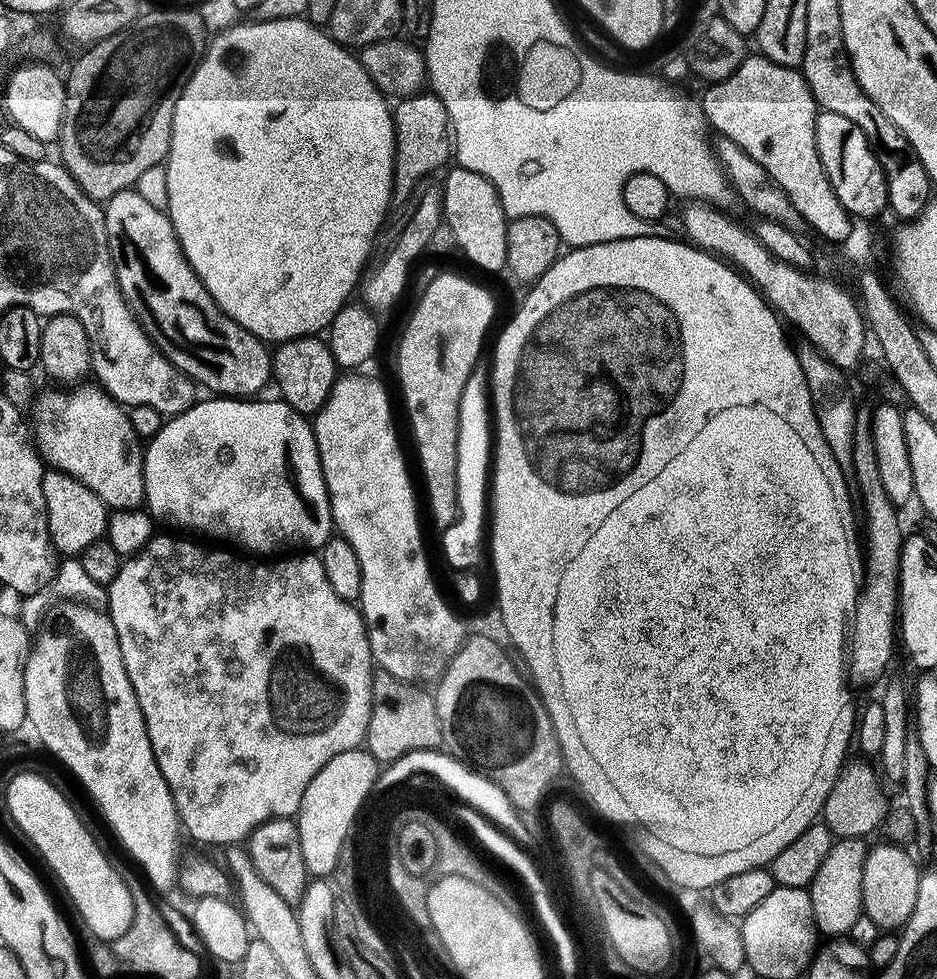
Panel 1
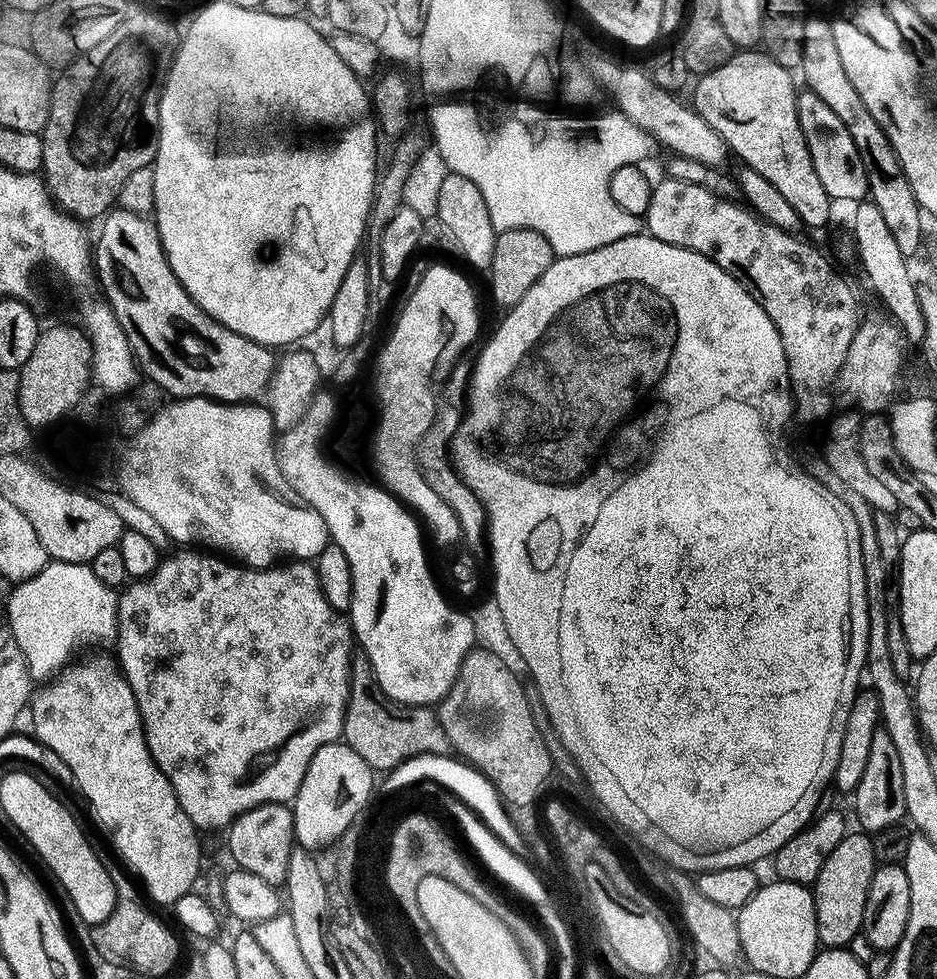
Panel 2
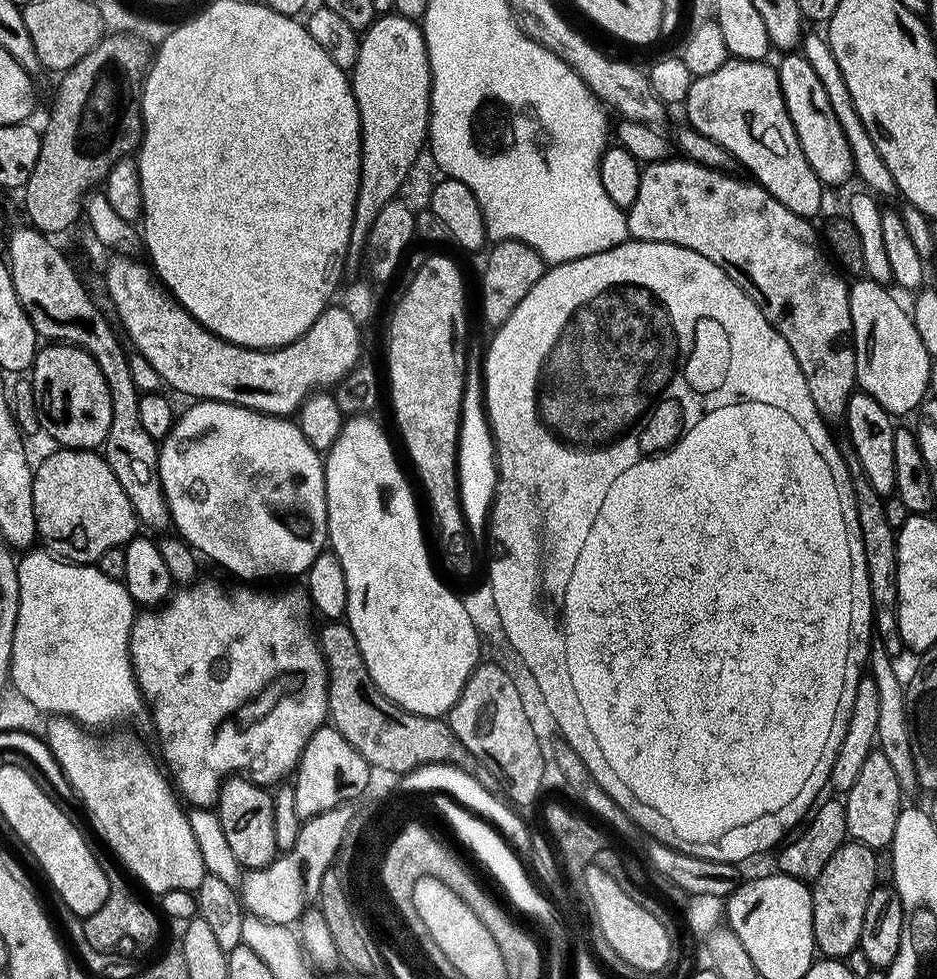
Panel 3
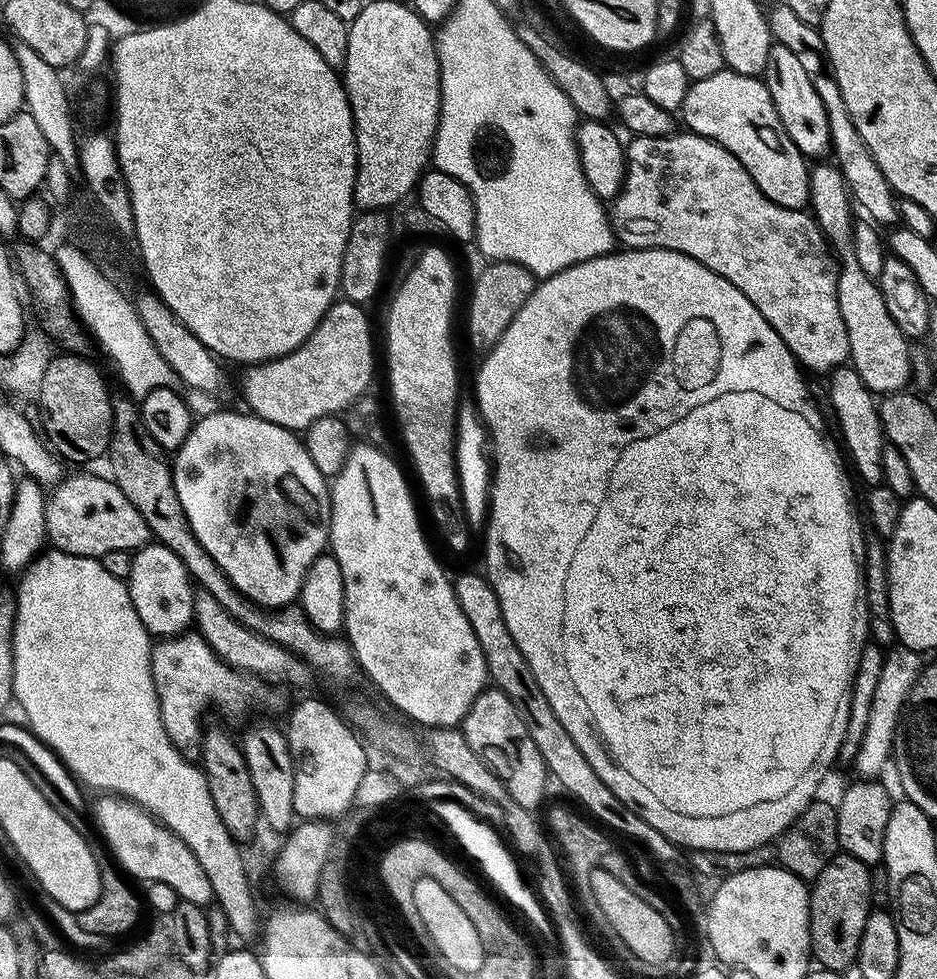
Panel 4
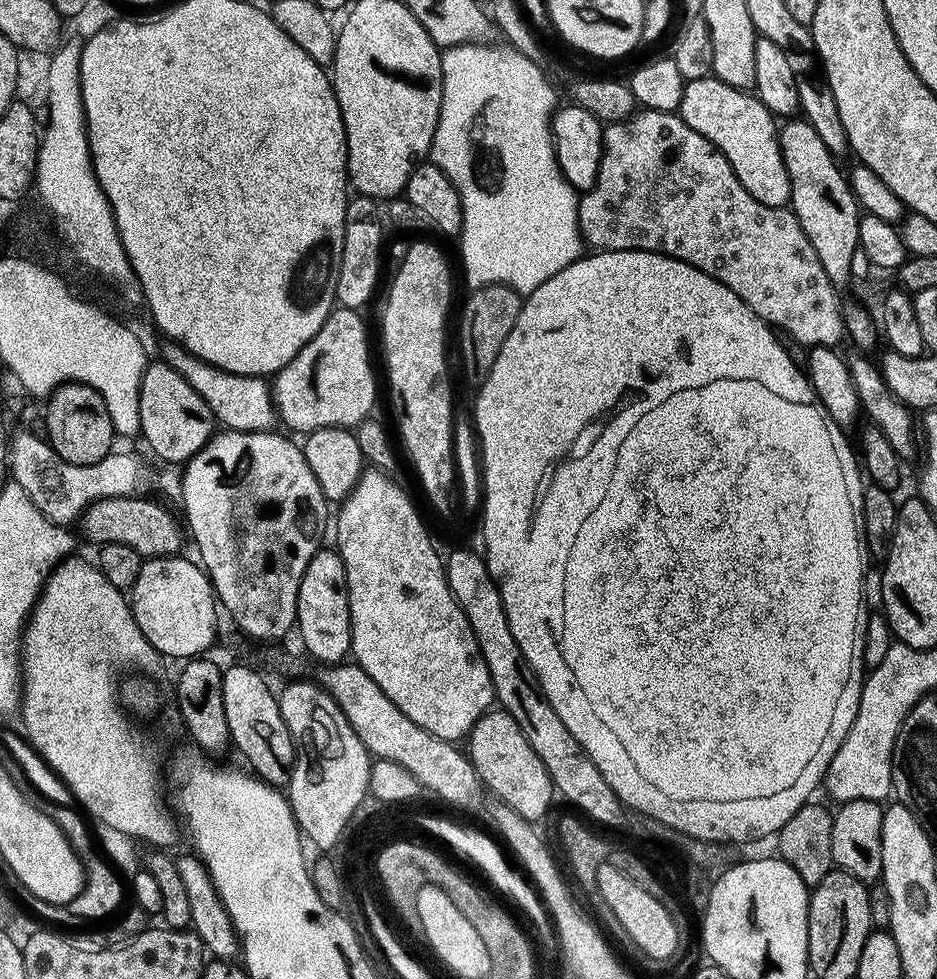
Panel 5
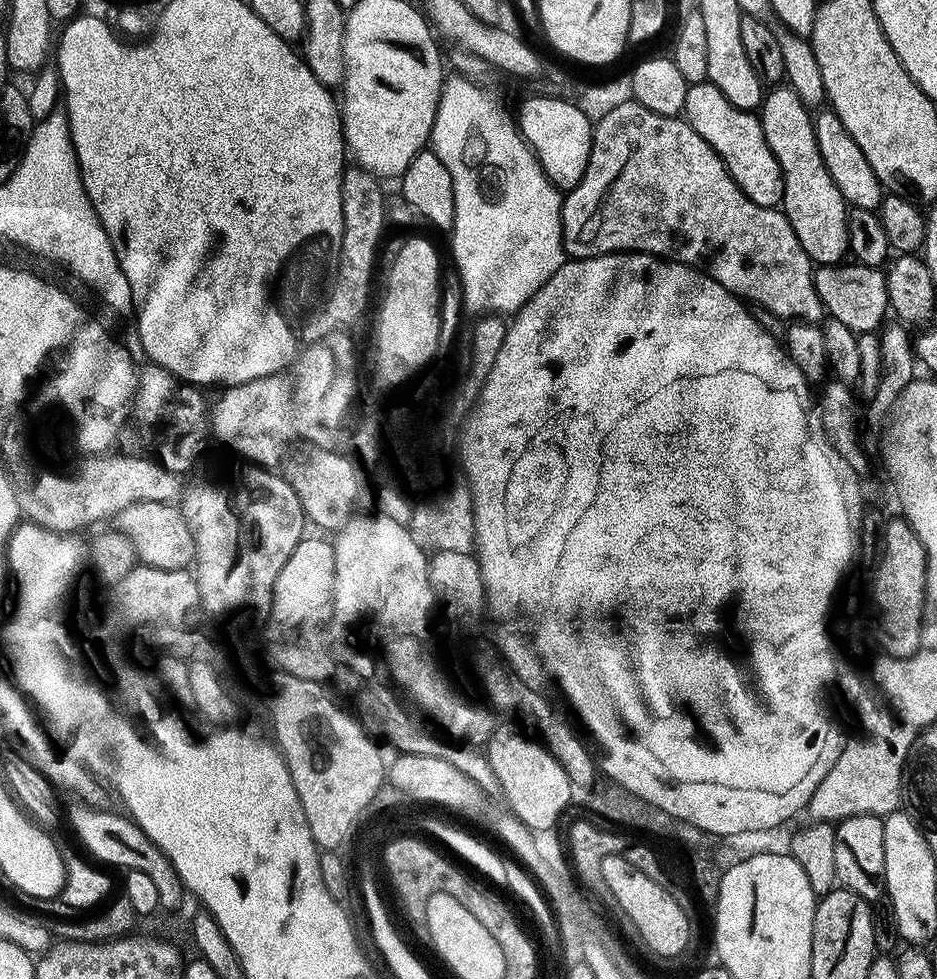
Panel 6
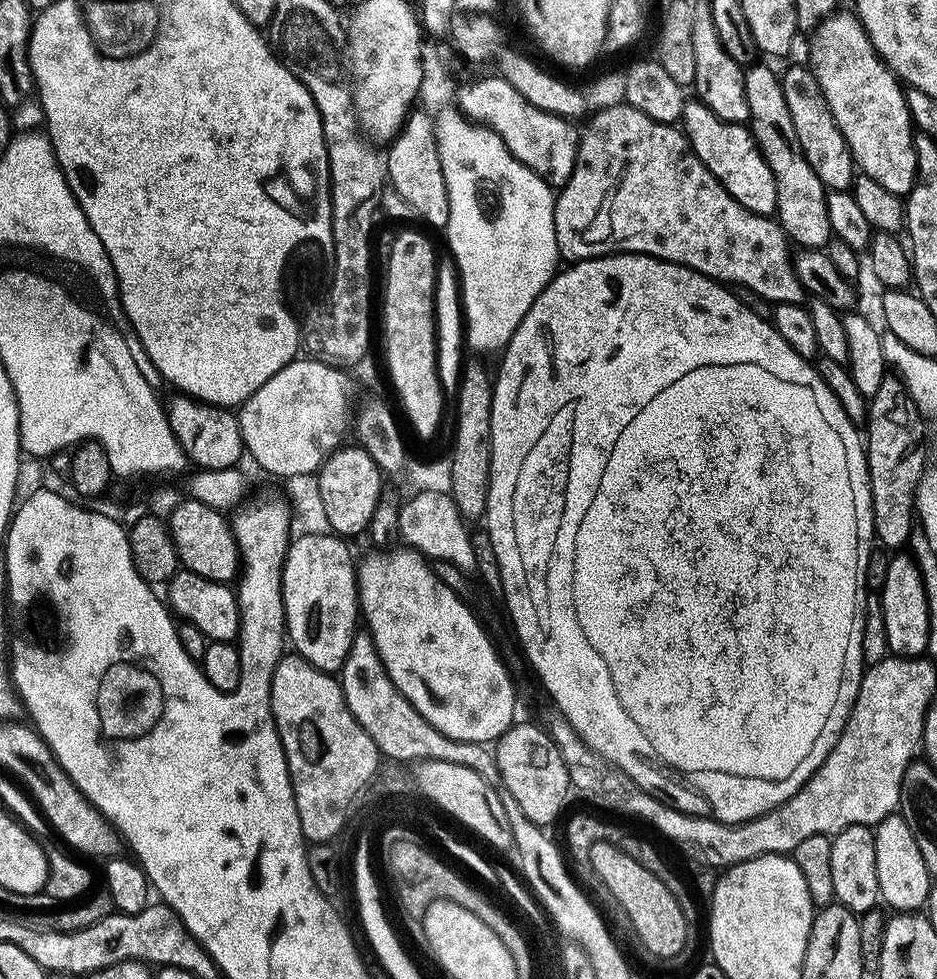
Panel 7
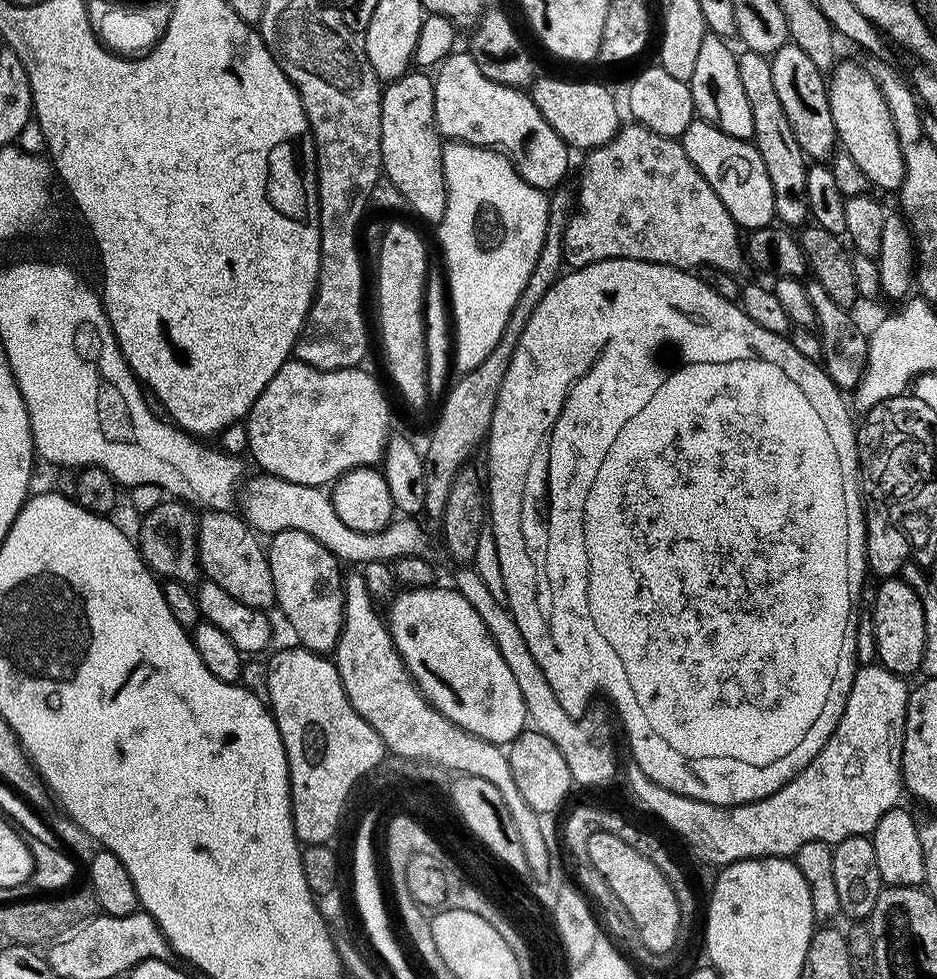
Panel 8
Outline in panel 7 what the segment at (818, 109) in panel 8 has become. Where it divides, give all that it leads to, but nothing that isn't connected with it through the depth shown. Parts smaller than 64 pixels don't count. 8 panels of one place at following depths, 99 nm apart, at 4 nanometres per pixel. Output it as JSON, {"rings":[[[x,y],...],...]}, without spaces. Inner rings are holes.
{"rings":[[[796,64],[793,68],[783,69],[782,83],[786,104],[790,106],[790,116],[794,118],[794,130],[798,130],[802,154],[806,154],[806,162],[814,166],[814,174],[818,174],[825,189],[834,192],[849,191],[853,187],[858,169],[842,130],[838,130],[838,122],[834,122],[834,114],[826,102],[816,73],[811,67],[804,65],[803,68],[802,65]]]}

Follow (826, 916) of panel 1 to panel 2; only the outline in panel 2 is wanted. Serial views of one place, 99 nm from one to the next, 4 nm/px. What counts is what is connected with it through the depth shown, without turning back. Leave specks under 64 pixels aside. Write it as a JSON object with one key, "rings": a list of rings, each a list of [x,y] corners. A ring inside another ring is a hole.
{"rings":[[[864,830],[849,831],[842,842],[834,846],[830,858],[826,858],[816,883],[810,888],[816,907],[816,939],[824,948],[848,946],[851,939],[862,932],[866,894],[870,890],[870,882],[877,867],[872,837]]]}

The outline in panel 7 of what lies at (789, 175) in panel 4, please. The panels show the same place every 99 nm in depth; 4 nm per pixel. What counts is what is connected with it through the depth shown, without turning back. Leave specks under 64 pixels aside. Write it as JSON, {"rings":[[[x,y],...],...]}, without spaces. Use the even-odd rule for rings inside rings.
{"rings":[[[692,98],[684,106],[682,129],[694,154],[739,204],[759,216],[771,217],[775,213],[778,190],[774,174],[764,161],[751,131],[744,124],[726,122],[700,99]]]}

